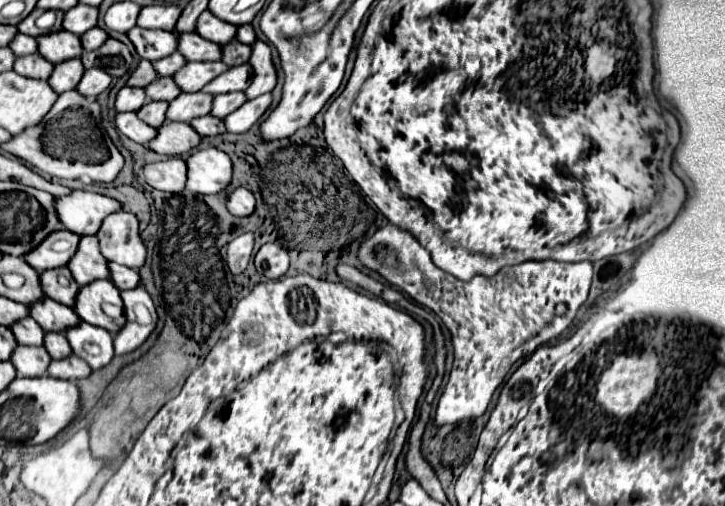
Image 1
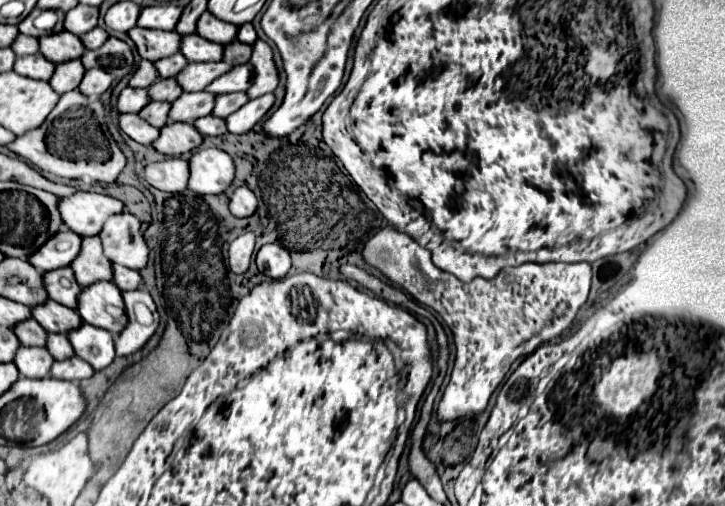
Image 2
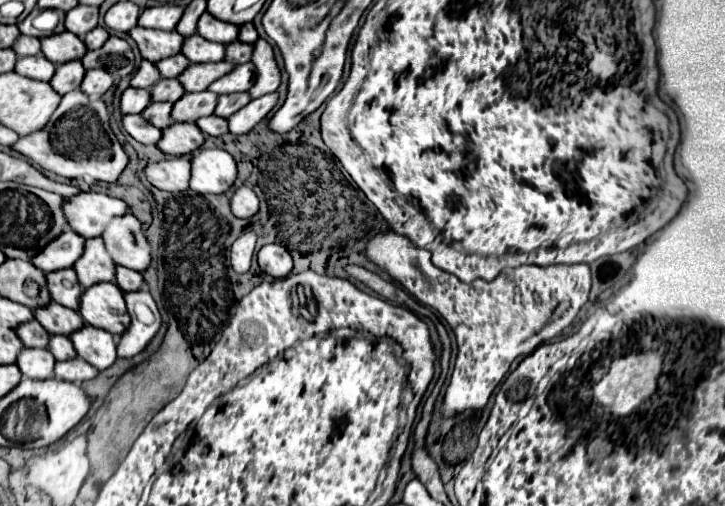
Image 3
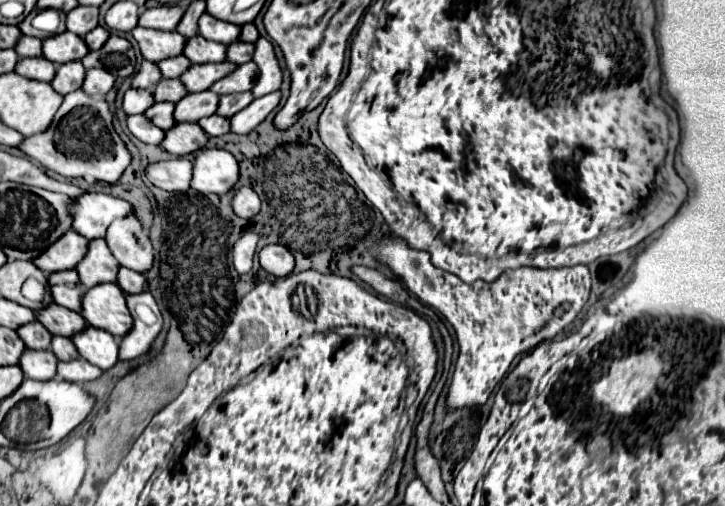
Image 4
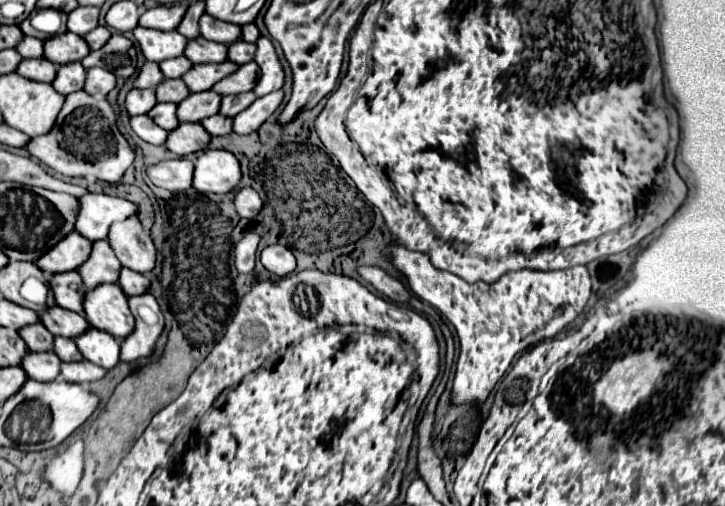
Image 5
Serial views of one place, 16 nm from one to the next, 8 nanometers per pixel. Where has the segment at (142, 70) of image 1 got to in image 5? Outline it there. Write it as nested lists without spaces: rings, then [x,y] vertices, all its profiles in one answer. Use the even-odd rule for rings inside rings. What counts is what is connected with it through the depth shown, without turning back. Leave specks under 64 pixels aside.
[[[144,62],[138,76],[134,78],[134,86],[136,88],[156,88],[156,84],[162,80],[162,72],[158,68],[158,64],[152,62]]]

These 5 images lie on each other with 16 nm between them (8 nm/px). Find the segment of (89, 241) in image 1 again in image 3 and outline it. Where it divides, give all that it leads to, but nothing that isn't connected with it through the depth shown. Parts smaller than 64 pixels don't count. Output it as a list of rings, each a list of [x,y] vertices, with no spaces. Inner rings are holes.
[[[86,238],[84,240],[84,254],[76,260],[72,266],[78,282],[84,284],[84,288],[96,284],[96,282],[112,282],[114,276],[114,260],[104,252],[102,238]]]

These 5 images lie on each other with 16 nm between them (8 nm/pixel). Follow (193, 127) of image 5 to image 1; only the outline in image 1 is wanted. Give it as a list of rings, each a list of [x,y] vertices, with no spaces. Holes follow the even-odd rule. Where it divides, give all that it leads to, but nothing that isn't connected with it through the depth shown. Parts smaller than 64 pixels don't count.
[[[164,122],[146,148],[162,156],[182,156],[198,146],[200,136],[186,122]]]

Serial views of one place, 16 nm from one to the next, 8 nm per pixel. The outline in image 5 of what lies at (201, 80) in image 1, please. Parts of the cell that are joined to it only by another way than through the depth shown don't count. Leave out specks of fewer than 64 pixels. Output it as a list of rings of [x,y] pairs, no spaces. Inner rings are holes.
[[[228,60],[220,64],[196,64],[182,76],[182,80],[190,92],[204,92],[210,90],[212,84],[216,84],[224,76],[232,74],[236,68],[238,64],[232,64]]]

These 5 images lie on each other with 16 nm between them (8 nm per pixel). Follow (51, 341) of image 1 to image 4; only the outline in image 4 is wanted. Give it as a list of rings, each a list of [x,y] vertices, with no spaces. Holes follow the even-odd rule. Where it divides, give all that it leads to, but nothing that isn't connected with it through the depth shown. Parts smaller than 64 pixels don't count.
[[[52,336],[52,348],[50,350],[54,352],[54,356],[58,360],[74,360],[74,358],[78,358],[78,352],[76,352],[72,340],[64,338],[64,336]]]

